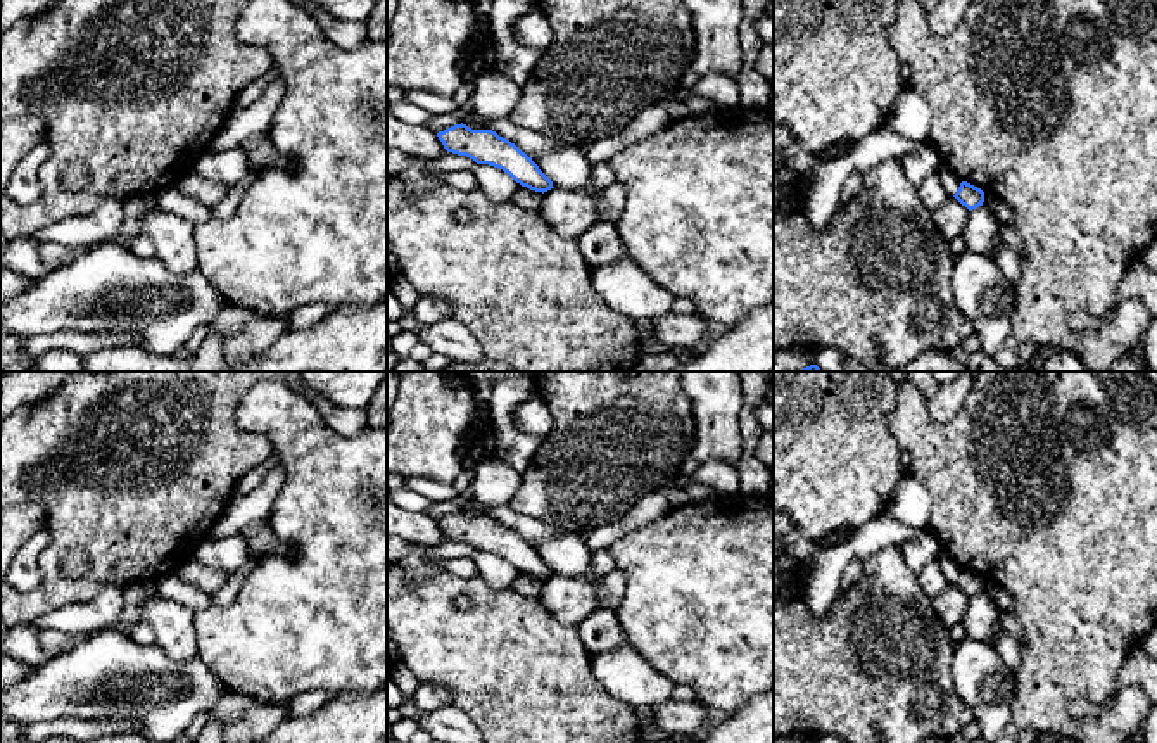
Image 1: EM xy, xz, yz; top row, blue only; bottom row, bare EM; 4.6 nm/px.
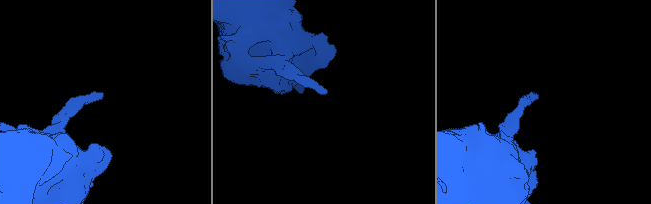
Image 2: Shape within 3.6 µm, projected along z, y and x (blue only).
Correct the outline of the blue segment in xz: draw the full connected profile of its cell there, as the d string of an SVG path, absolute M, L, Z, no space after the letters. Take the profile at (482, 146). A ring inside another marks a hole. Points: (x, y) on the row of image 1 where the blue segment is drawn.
M461 123L439 131L437 137L447 152L499 168L522 187L542 194L554 188L532 157L492 130L471 130Z

